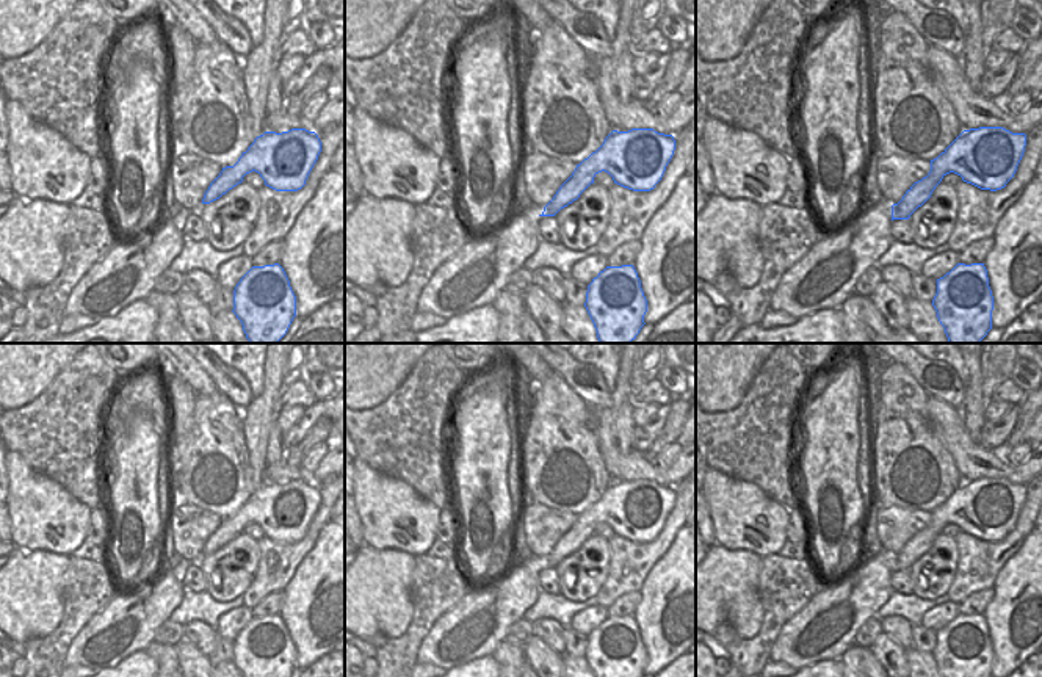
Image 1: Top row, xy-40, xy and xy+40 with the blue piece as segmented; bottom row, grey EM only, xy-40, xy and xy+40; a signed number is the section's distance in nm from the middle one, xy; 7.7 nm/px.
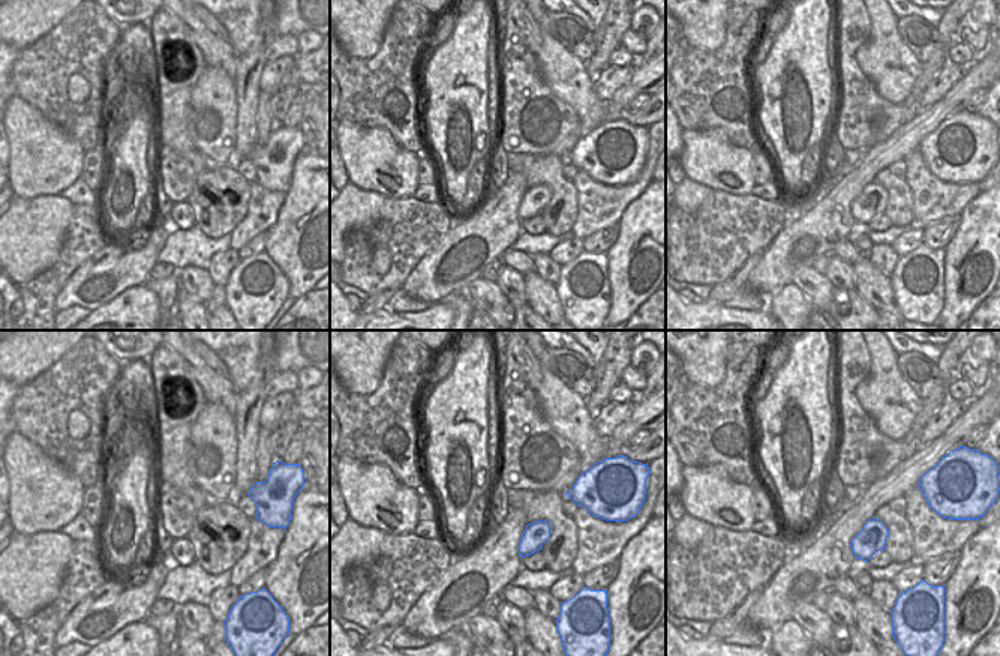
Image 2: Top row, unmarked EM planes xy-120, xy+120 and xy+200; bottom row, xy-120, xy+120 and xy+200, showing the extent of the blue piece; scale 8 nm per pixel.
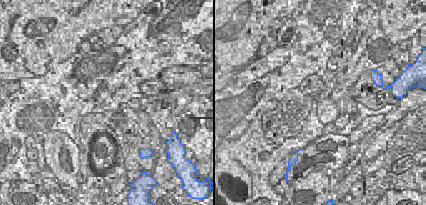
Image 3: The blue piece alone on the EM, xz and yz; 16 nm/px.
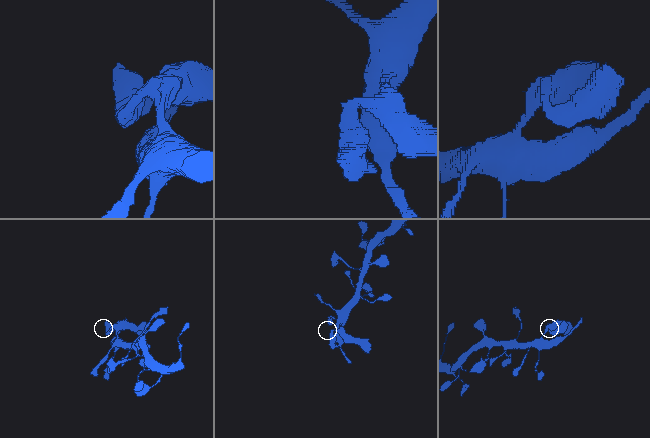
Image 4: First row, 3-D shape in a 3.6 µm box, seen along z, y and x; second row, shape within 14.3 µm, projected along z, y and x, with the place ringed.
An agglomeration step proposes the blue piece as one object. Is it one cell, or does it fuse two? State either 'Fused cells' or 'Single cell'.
Single cell

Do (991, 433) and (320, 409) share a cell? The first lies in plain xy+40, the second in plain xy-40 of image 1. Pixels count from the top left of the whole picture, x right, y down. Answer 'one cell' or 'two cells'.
one cell

